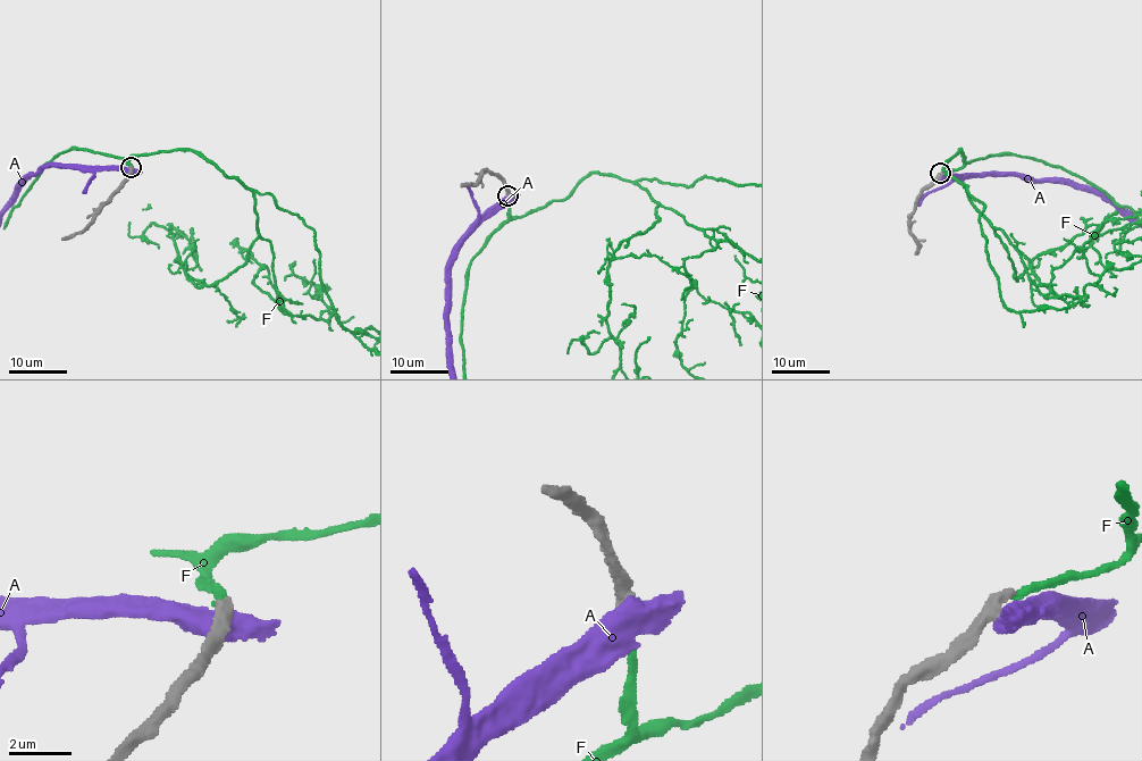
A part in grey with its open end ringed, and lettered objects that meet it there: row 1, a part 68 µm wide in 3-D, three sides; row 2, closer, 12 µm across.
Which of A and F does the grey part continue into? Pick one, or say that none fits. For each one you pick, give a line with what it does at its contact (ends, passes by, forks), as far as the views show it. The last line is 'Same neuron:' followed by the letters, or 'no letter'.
Same neuron: no letter

